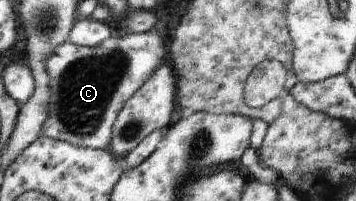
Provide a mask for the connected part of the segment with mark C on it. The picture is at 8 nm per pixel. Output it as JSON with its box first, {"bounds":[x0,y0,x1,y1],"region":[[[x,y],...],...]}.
{"bounds":[41,29,166,150],"region":[[[151,29],[139,34],[115,33],[96,47],[78,47],[70,42],[55,47],[46,62],[46,69],[51,79],[51,96],[48,102],[48,117],[42,126],[41,135],[81,148],[106,150],[120,110],[155,70],[166,63],[164,57],[166,49],[162,36]]]}

